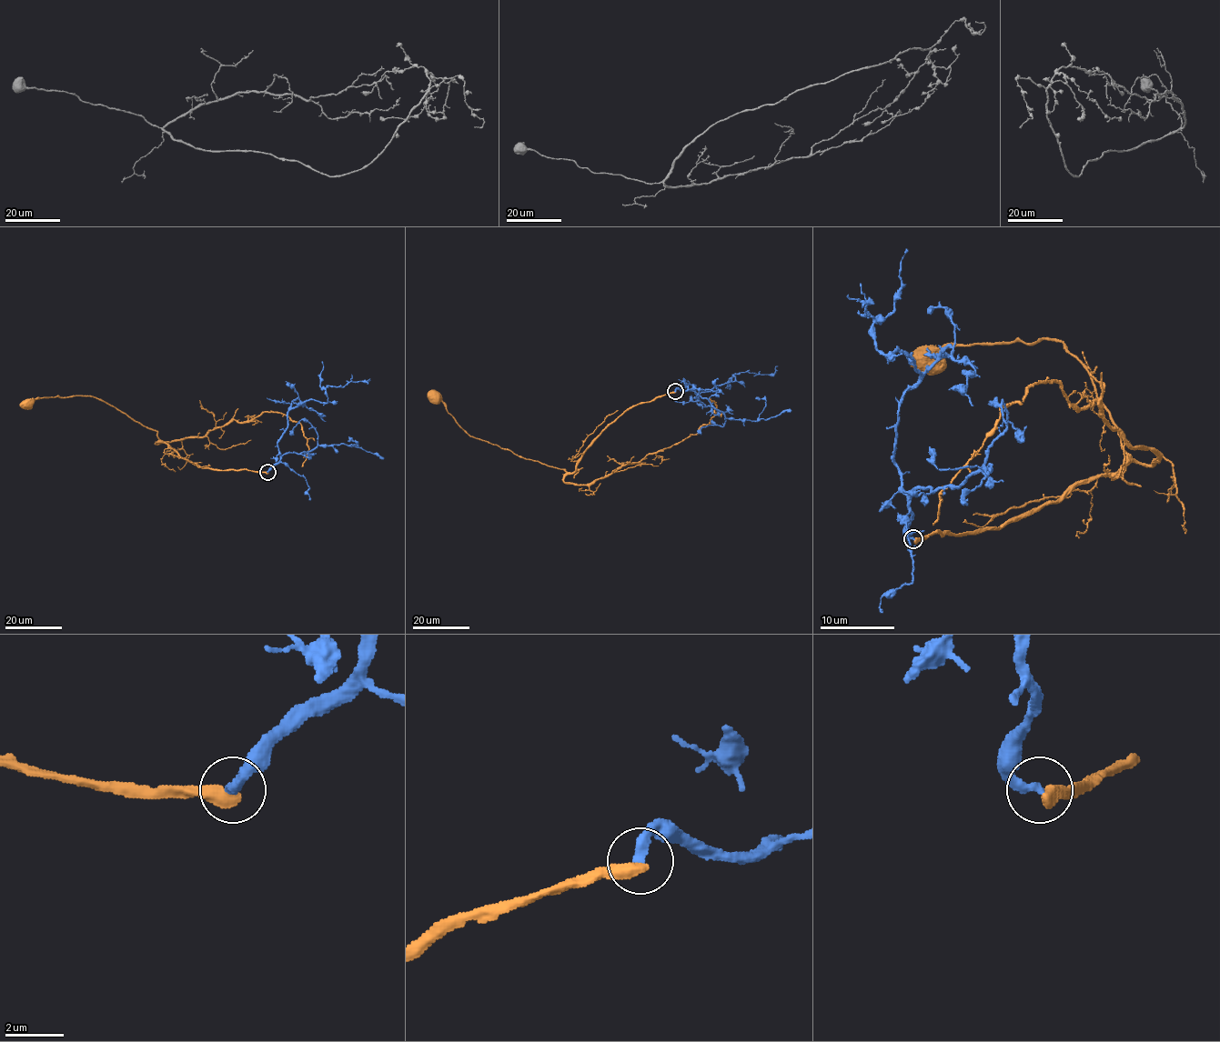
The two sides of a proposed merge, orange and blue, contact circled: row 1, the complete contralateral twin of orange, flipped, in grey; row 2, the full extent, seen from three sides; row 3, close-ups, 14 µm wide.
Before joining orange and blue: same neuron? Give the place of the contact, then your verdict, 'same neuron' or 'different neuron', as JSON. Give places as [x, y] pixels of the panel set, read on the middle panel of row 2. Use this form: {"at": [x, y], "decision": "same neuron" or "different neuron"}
{"at": [675, 391], "decision": "different neuron"}

